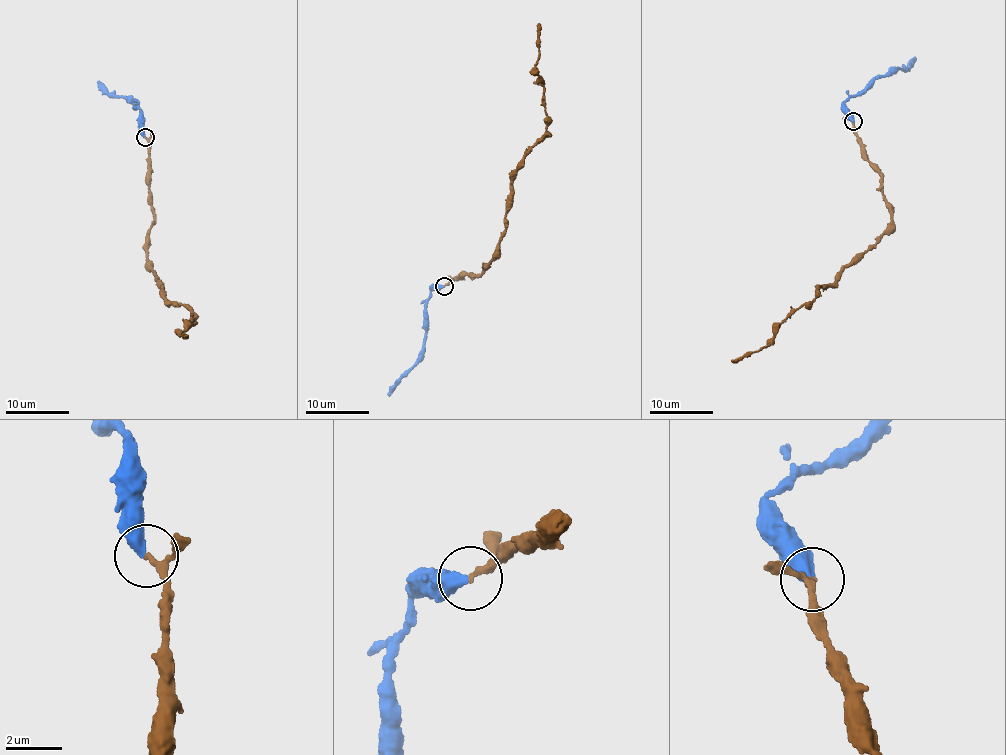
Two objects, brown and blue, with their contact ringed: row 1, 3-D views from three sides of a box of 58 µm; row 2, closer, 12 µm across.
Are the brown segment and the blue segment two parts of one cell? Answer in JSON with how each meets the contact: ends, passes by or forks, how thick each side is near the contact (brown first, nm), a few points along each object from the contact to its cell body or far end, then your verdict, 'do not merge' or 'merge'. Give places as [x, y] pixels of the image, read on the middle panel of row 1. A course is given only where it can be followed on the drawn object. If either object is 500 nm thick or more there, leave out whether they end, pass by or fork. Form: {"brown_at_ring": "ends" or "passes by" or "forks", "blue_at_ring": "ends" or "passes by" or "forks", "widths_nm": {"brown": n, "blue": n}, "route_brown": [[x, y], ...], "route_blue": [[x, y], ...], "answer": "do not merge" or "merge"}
{"brown_at_ring": "passes by", "blue_at_ring": "ends", "widths_nm": {"brown": 190, "blue": 400}, "route_brown": [[443, 286], [489, 264], [517, 167], [545, 131], [535, 66], [539, 23]], "route_blue": [[443, 286], [432, 289], [423, 325], [426, 332], [422, 355], [388, 395]], "answer": "merge"}

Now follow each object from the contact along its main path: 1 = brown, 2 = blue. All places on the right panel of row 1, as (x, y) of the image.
1: (853, 121), (861, 156), (881, 178), (888, 231), (835, 282), (818, 287), (767, 345), (731, 360)
2: (853, 121), (843, 102), (874, 79), (907, 68), (909, 60), (914, 57)

